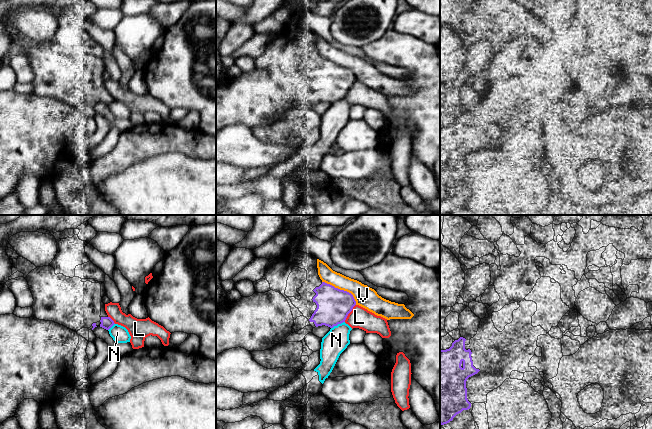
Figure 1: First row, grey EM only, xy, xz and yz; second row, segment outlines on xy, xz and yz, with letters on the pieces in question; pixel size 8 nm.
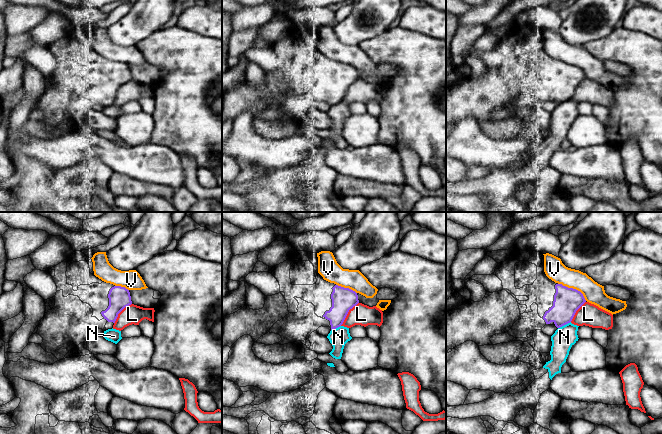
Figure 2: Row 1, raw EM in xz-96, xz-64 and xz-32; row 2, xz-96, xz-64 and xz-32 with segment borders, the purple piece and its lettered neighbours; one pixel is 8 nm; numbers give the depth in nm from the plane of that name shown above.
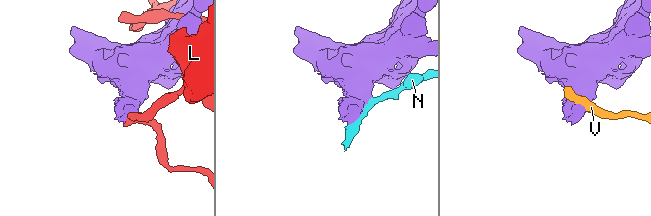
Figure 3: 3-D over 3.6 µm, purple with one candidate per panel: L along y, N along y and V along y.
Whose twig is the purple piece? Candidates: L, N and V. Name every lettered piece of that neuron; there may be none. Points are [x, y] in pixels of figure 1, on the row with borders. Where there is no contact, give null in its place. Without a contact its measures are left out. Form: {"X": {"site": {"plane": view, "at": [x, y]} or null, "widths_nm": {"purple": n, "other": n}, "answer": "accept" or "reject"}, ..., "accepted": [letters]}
{"L": {"site": {"plane": "xz", "at": [349, 312]}, "widths_nm": {"purple": 280, "other": 170}, "answer": "reject"}, "N": {"site": {"plane": "xz", "at": [337, 324]}, "widths_nm": {"purple": 280, "other": 190}, "answer": "reject"}, "V": {"site": {"plane": "xz", "at": [342, 290]}, "widths_nm": {"purple": 280, "other": 170}, "answer": "reject"}, "accepted": []}

